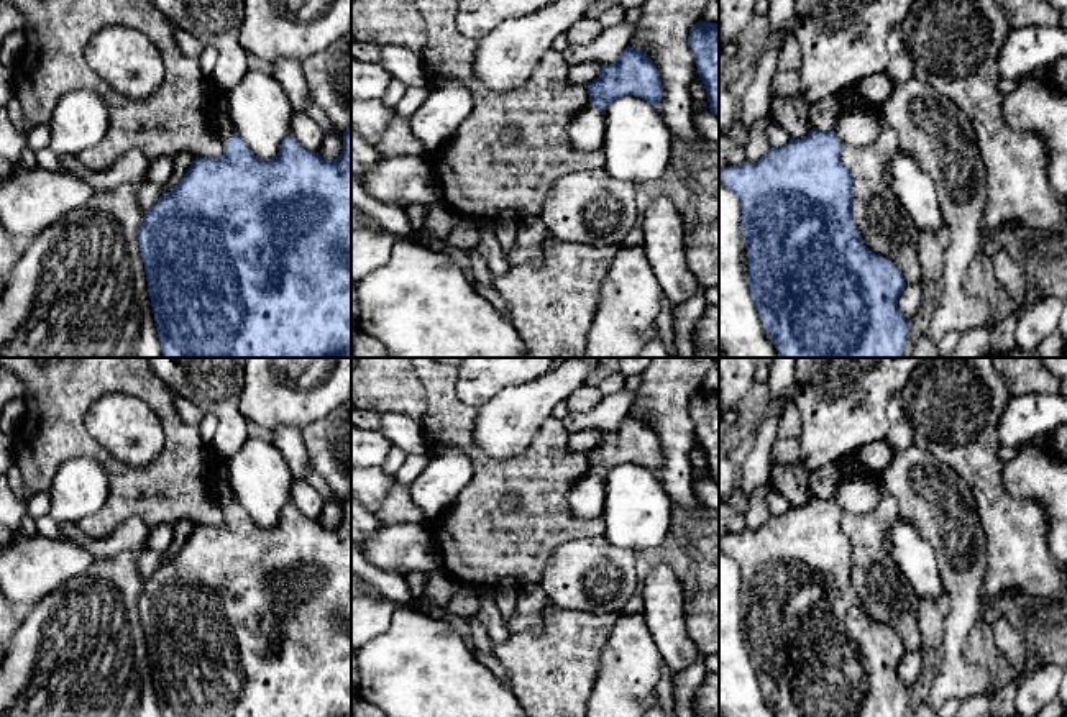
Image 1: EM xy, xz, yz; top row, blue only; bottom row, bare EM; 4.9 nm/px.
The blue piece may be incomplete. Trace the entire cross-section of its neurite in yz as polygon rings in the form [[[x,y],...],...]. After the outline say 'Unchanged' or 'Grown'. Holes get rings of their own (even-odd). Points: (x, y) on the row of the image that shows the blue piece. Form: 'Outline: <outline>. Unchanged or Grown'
Outline: [[[813,128],[804,138],[795,139],[783,148],[772,148],[758,162],[742,162],[719,171],[722,184],[732,190],[742,203],[742,231],[749,258],[749,289],[763,327],[773,341],[780,358],[901,358],[908,338],[908,320],[898,308],[898,299],[906,282],[901,271],[886,258],[872,253],[862,241],[852,215],[854,177],[842,162],[844,144],[834,131]]]. Unchanged

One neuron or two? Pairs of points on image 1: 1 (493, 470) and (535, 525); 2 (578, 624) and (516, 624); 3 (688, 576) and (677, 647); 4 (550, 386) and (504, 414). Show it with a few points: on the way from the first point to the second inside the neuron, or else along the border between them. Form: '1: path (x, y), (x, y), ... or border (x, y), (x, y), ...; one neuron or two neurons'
1: path (501, 483), (521, 502), (522, 512); one neuron
2: border (554, 604), (537, 632), (511, 635); two neurons
3: border (680, 575), (680, 584), (686, 599); two neurons
4: path (539, 397), (516, 414); one neuron

